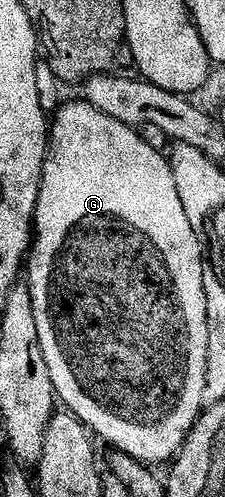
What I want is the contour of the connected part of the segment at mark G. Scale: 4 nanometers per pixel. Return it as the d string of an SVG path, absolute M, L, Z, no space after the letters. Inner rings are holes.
M88 101L67 103L53 115L49 127L49 150L47 160L43 163L43 180L35 210L33 242L25 267L25 279L33 297L33 314L37 316L37 337L41 341L41 353L45 353L45 365L49 365L49 377L53 377L58 402L98 438L100 435L111 449L123 451L139 463L170 464L183 448L188 433L195 428L195 422L205 407L203 398L209 361L209 321L203 280L205 260L203 247L199 243L201 237L193 231L193 225L185 215L174 173L164 152L151 149L136 128L127 127L121 121L106 116Z

